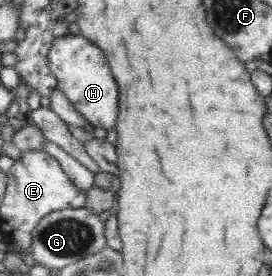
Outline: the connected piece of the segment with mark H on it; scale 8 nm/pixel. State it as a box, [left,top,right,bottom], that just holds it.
[47,34,119,130]

